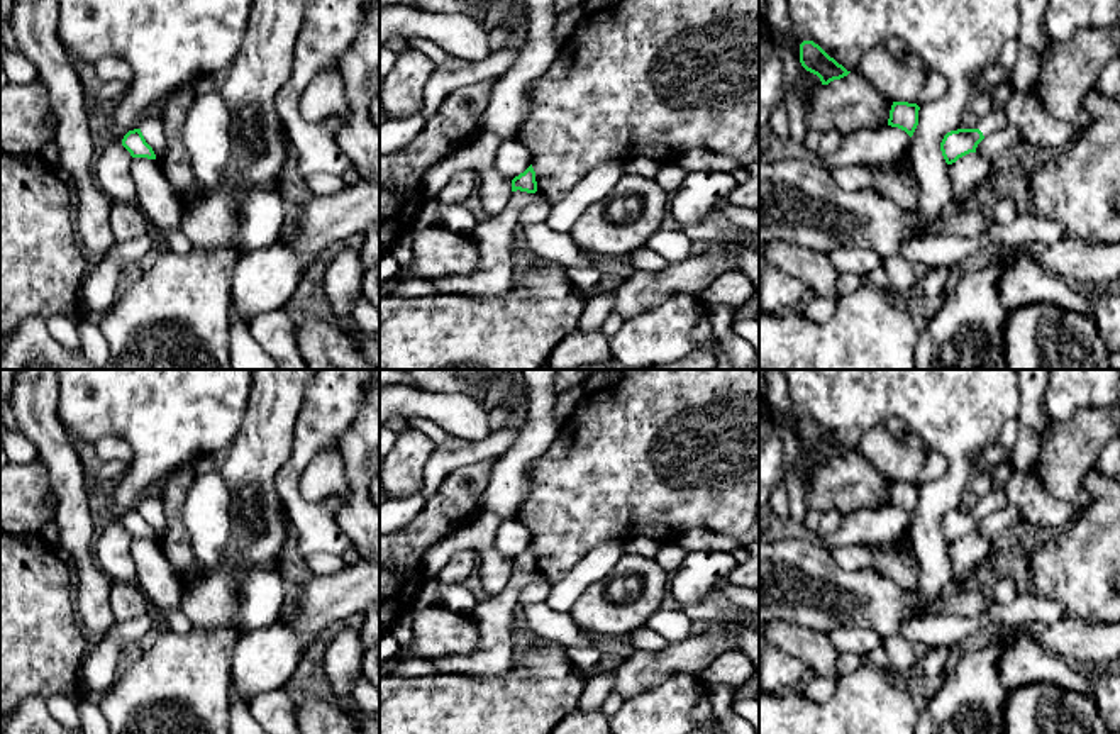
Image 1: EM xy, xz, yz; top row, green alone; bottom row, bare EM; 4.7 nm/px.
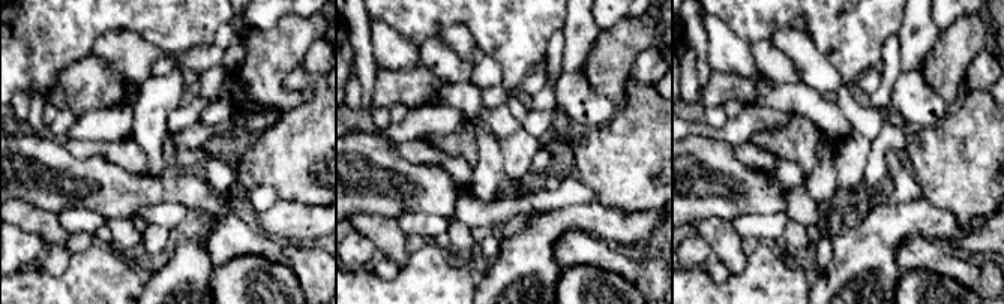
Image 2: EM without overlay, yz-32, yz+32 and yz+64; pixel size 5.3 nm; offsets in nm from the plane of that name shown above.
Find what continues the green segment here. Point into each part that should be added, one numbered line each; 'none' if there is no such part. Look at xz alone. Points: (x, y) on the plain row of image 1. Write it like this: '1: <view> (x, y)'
none

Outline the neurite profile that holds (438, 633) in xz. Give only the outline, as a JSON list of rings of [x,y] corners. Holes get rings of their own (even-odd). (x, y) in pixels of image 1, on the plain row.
[[[442,605],[412,610],[413,639],[400,649],[396,659],[441,659],[471,654],[478,648],[480,631],[473,614],[461,614]]]

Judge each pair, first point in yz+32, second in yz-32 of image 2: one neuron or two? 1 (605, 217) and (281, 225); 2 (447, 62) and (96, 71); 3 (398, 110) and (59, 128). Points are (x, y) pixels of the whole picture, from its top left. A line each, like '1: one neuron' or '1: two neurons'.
1: one neuron
2: two neurons
3: one neuron

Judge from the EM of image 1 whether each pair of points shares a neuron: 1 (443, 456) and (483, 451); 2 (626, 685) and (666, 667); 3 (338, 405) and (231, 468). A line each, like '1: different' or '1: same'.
1: same
2: same
3: different

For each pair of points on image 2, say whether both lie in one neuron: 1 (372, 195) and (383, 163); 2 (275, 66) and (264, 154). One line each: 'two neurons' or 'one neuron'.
1: one neuron
2: two neurons

